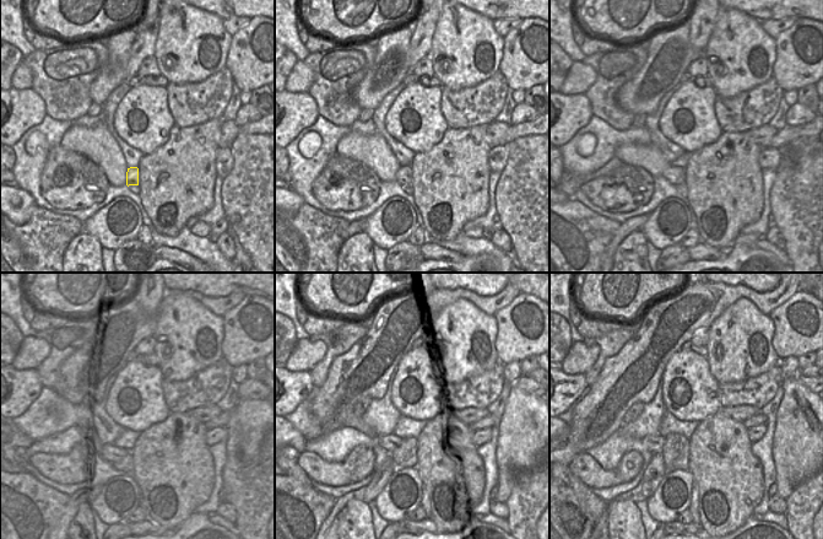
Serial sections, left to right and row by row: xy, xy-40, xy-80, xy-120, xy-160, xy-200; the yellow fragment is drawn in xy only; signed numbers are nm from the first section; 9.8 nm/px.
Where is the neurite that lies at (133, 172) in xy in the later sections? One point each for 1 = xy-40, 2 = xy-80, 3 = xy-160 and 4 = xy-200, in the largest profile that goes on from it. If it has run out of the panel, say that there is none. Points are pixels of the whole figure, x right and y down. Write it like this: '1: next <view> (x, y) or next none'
1: next xy-40 (404, 176)
2: next xy-80 (676, 174)
3: next xy-160 (389, 443)
4: next xy-200 (653, 443)

